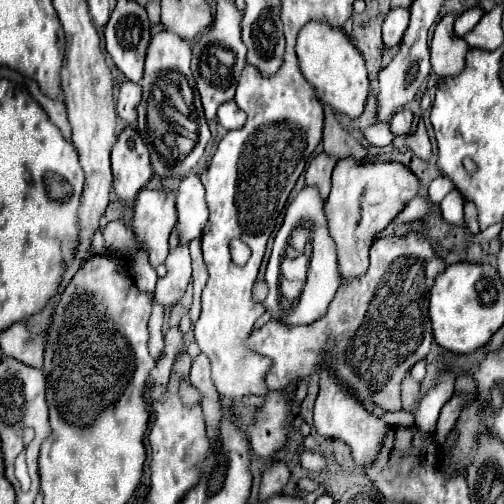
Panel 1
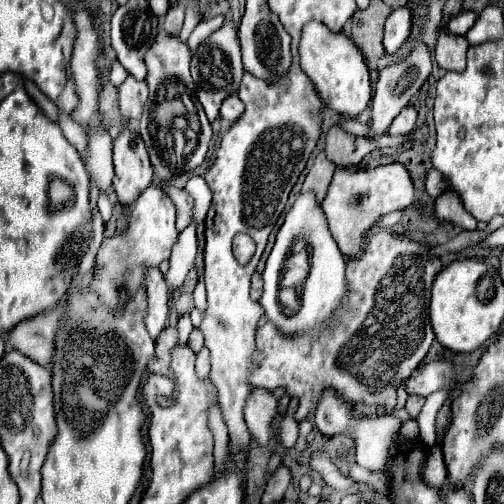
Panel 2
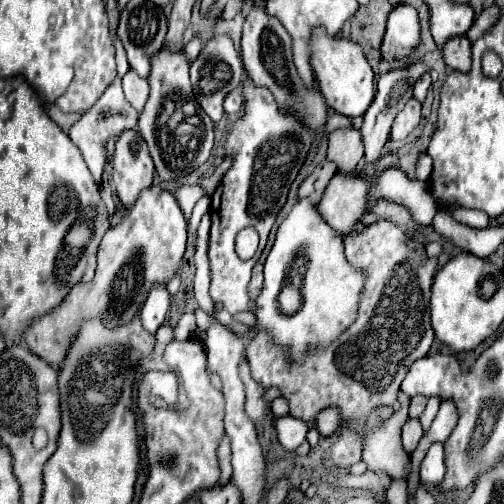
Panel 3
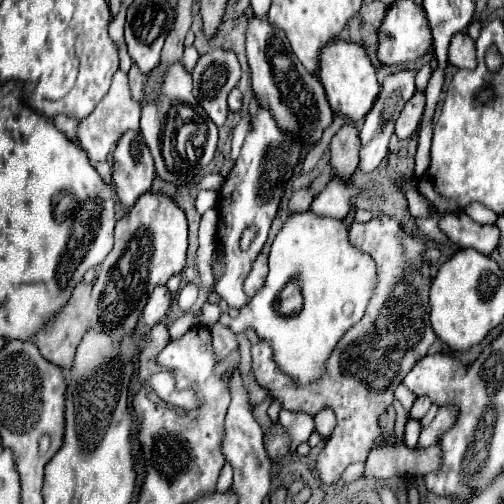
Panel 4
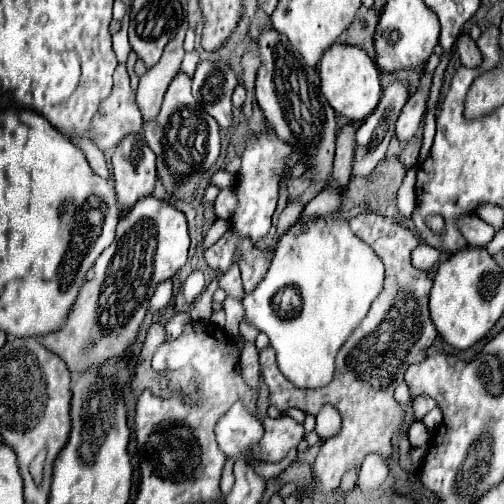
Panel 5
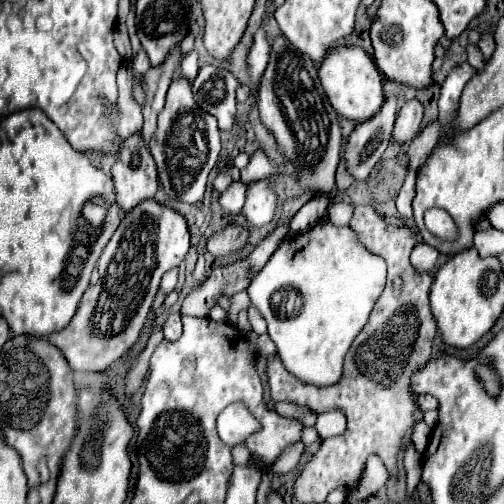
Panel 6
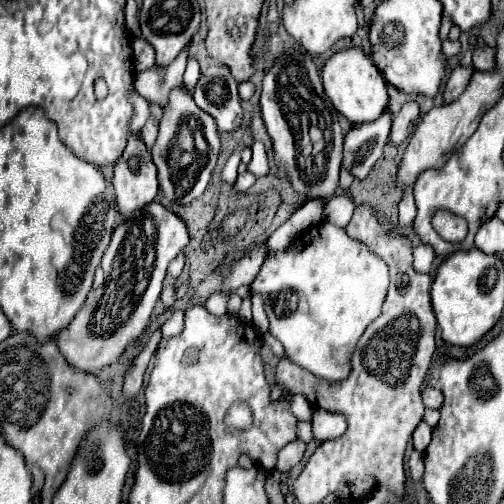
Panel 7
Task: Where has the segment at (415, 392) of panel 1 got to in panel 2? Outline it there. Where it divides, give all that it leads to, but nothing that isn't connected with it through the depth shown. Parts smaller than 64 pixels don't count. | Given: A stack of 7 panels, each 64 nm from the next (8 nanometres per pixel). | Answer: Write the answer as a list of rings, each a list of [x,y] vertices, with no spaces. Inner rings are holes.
[[[408,394],[408,400],[406,400],[406,410],[410,414],[410,418],[416,418],[420,408],[424,404],[424,398],[422,396],[416,396],[416,394]]]

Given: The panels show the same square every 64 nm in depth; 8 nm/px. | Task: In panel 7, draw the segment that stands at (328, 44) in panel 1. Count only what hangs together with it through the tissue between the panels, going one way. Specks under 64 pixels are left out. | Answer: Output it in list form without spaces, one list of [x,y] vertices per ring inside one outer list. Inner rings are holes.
[[[346,48],[332,54],[322,66],[322,82],[334,108],[340,114],[344,114],[352,124],[372,122],[388,106],[386,80],[380,74],[380,70],[374,66],[370,56],[364,54],[362,48]]]

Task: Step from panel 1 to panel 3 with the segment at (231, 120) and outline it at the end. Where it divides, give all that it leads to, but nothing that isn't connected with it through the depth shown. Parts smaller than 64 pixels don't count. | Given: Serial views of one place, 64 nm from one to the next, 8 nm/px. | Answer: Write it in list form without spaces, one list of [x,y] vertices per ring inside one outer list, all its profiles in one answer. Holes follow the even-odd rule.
[[[232,90],[226,100],[224,100],[224,112],[226,114],[236,114],[242,108],[242,92],[240,90]]]

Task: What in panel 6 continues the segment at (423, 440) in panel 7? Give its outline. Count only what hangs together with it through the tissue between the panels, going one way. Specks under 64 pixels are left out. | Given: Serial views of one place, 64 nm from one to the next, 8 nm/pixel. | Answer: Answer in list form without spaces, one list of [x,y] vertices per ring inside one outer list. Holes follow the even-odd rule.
[[[416,422],[414,424],[414,430],[412,430],[412,444],[414,444],[414,448],[422,454],[424,450],[426,450],[426,446],[428,446],[428,440],[430,440],[430,428],[426,426],[426,422]]]

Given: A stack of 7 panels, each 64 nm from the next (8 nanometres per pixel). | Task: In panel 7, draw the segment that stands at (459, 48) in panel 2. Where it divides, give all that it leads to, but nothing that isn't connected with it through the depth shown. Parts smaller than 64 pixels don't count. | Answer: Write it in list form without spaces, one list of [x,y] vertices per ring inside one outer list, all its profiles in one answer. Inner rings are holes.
[[[482,44],[482,46],[476,46],[476,52],[474,52],[474,68],[476,70],[492,70],[495,68],[495,47],[486,46],[486,44]]]

